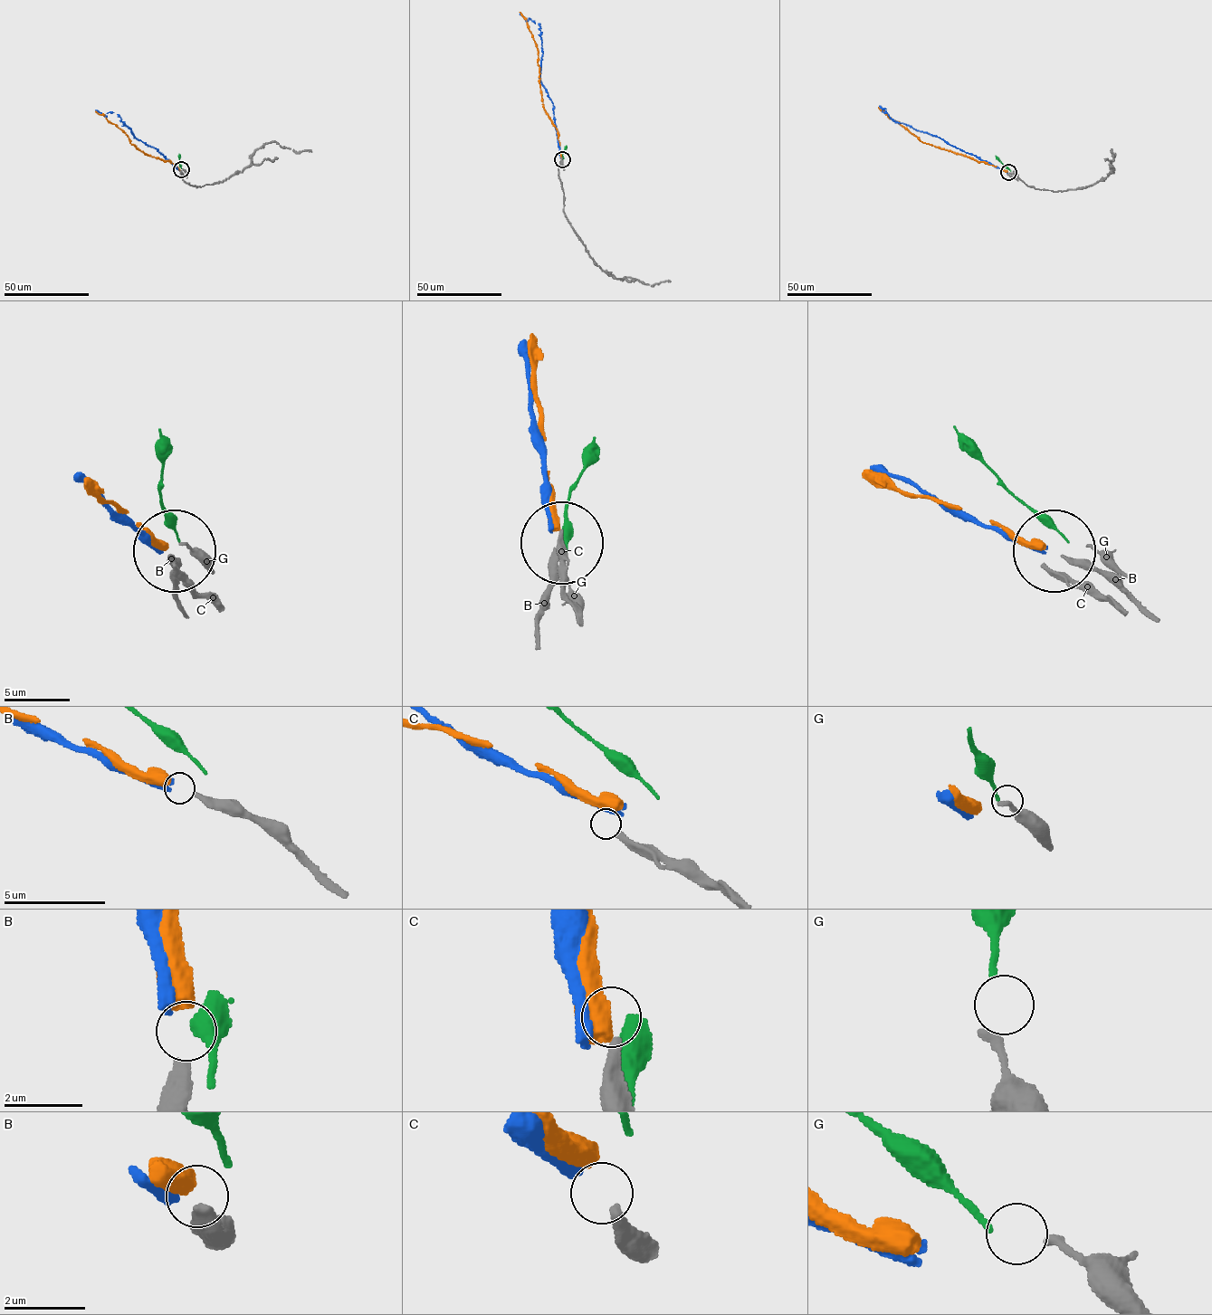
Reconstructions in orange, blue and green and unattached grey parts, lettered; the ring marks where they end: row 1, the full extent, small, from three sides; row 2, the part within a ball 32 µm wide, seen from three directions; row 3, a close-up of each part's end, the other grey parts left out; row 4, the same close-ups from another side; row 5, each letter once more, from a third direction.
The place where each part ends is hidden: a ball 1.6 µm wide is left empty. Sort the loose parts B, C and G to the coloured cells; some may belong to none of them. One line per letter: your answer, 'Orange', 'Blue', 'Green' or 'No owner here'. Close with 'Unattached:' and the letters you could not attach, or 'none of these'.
B: Blue
C: No owner here
G: Green
Unattached: C

